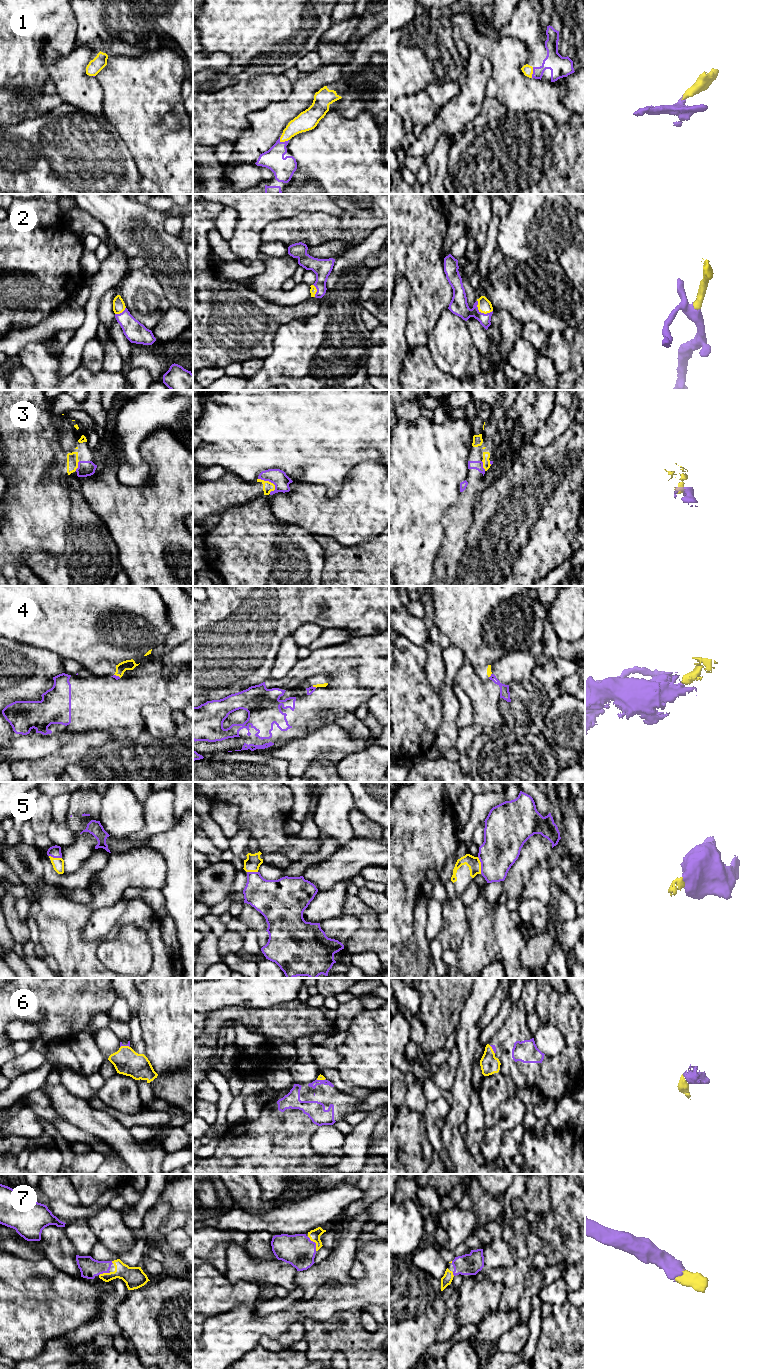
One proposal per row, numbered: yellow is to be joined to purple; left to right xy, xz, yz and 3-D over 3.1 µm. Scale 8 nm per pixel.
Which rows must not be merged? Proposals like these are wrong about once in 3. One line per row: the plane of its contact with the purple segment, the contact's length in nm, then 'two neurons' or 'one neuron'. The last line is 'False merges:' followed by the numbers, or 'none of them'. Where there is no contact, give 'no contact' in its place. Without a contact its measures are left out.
1: contact in xz; length 80 nm; one neuron
2: contact in yz; length 160 nm; one neuron
3: contact in xz; length 170 nm; one neuron
4: contact in xy; length 60 nm; two neurons
5: contact in yz; length 140 nm; one neuron
6: contact in xy; length 80 nm; one neuron
7: contact in xz; length 140 nm; one neuron
False merges: 4

